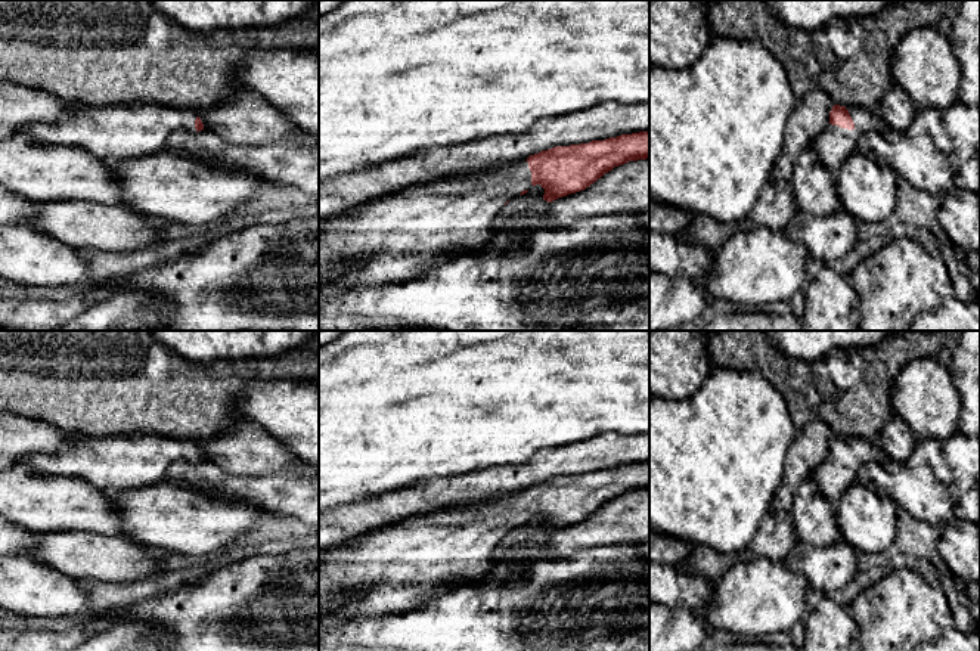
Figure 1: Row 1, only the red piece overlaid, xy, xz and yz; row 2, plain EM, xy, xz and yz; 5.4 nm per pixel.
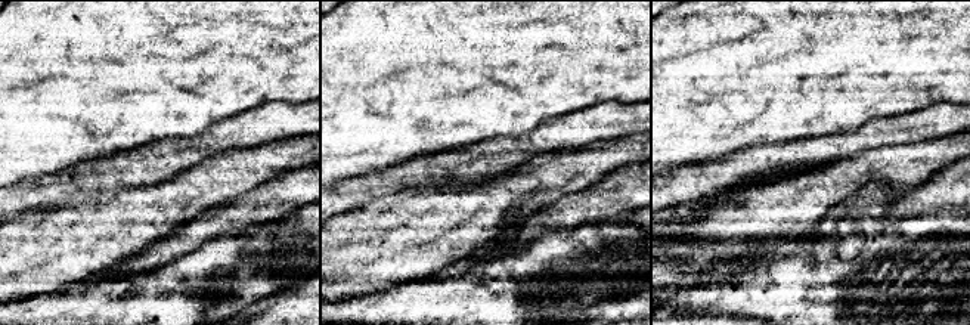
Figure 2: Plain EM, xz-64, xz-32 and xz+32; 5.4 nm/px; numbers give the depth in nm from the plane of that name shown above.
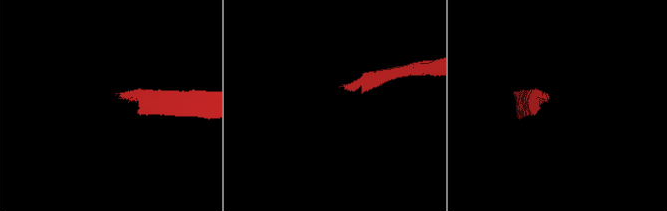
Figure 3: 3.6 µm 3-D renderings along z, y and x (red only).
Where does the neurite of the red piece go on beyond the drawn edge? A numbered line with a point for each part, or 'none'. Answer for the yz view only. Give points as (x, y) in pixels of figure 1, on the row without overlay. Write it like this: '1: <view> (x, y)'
1: yz (834, 476)

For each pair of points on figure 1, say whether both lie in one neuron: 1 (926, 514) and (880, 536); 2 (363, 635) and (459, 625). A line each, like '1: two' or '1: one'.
1: two
2: one

